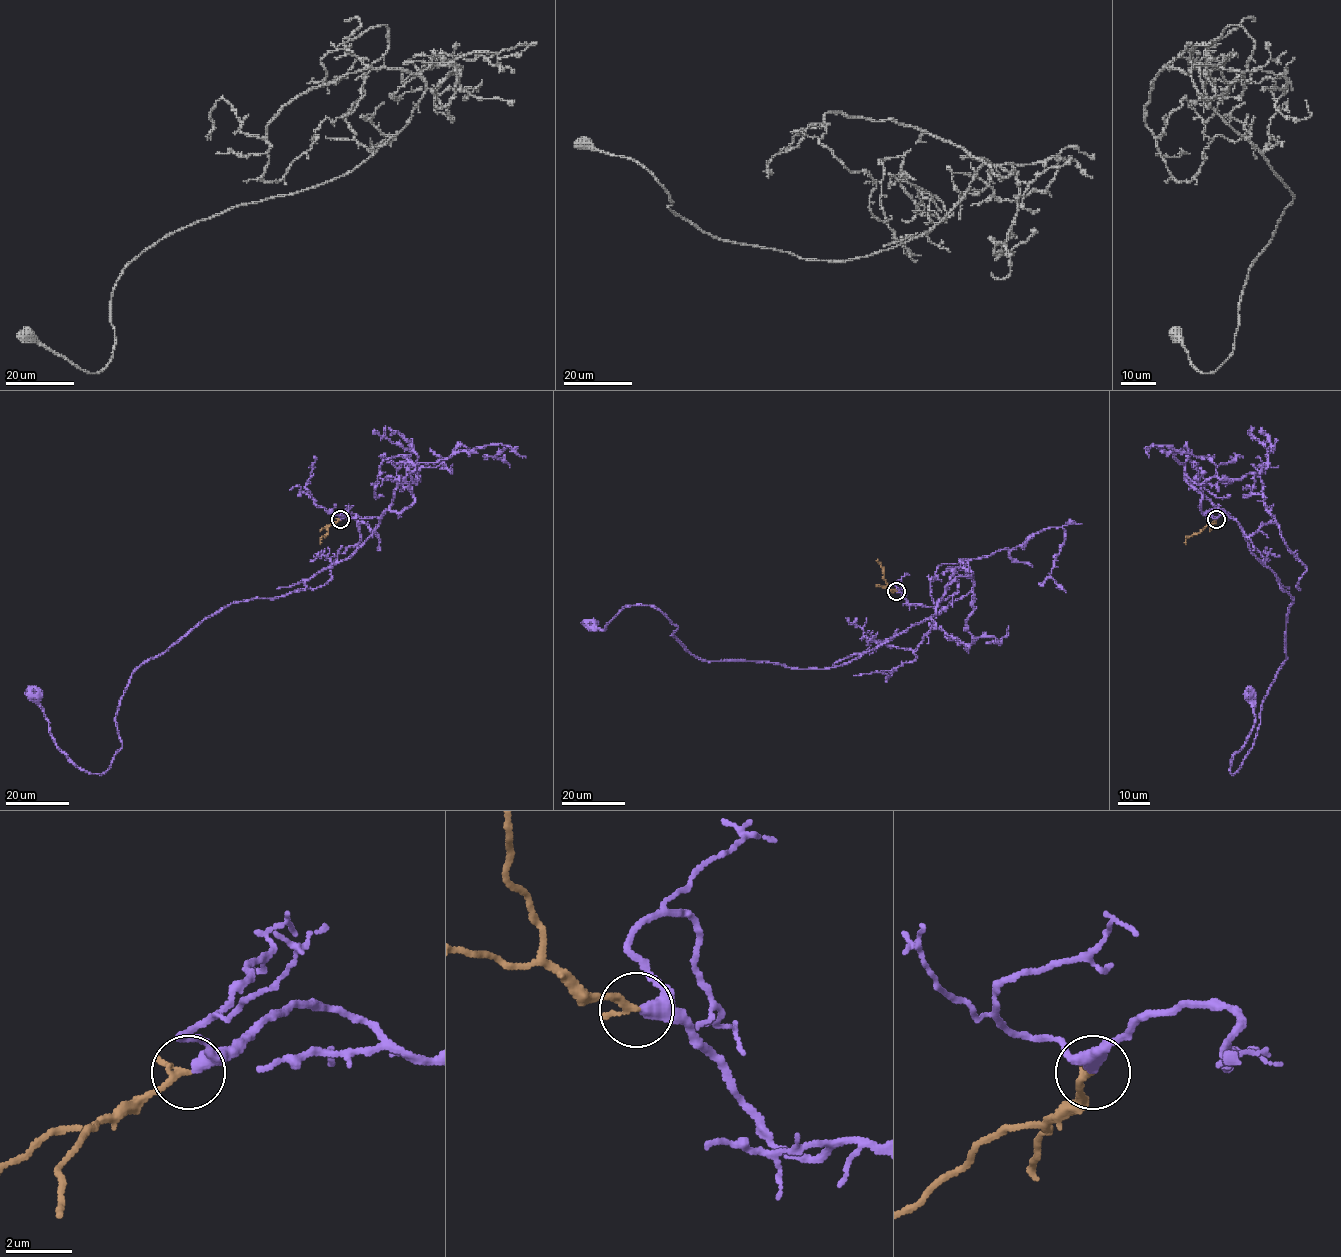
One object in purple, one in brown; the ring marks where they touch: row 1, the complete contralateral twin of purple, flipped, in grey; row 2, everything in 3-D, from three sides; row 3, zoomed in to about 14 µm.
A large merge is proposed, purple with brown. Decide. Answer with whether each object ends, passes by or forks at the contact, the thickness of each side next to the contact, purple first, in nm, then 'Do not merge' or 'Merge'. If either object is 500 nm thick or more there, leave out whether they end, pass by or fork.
At the ring purple passes by. At the ring brown ends. Thickness 320 nm (purple) against 240 nm. Merge

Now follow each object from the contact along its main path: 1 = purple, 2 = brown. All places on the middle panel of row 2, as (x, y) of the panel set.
1: (896, 591), (934, 613), (828, 669), (701, 660), (650, 605), (626, 605), (603, 630), (590, 623)
2: (895, 591), (887, 586), (883, 569), (877, 559)

